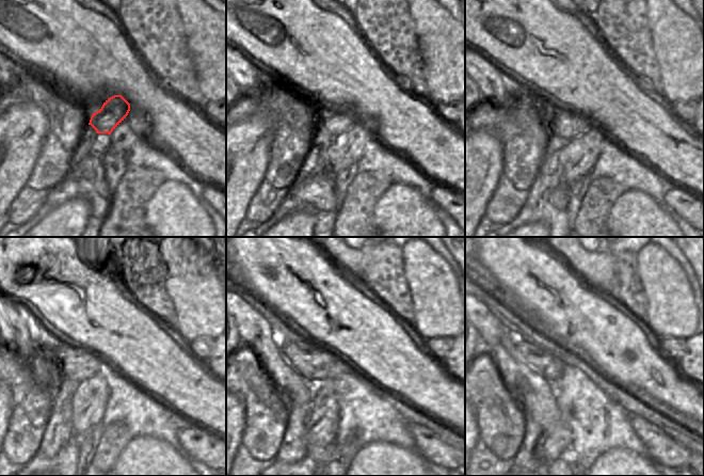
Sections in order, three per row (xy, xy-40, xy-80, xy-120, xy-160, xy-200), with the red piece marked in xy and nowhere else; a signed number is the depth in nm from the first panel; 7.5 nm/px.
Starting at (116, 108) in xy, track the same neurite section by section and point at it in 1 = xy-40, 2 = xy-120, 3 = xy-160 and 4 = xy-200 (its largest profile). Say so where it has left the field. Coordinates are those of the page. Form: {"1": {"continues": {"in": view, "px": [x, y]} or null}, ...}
{"1": {"continues": {"in": "xy-40", "px": [336, 123]}}, "2": {"continues": {"in": "xy-120", "px": [78, 363]}}, "3": {"continues": {"in": "xy-160", "px": [315, 363]}}, "4": {"continues": {"in": "xy-200", "px": [552, 367]}}}

